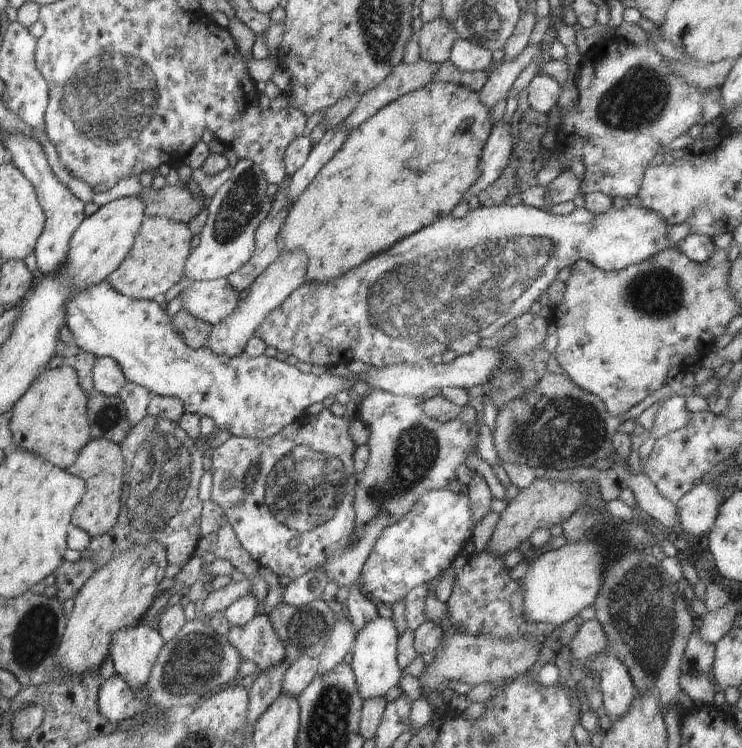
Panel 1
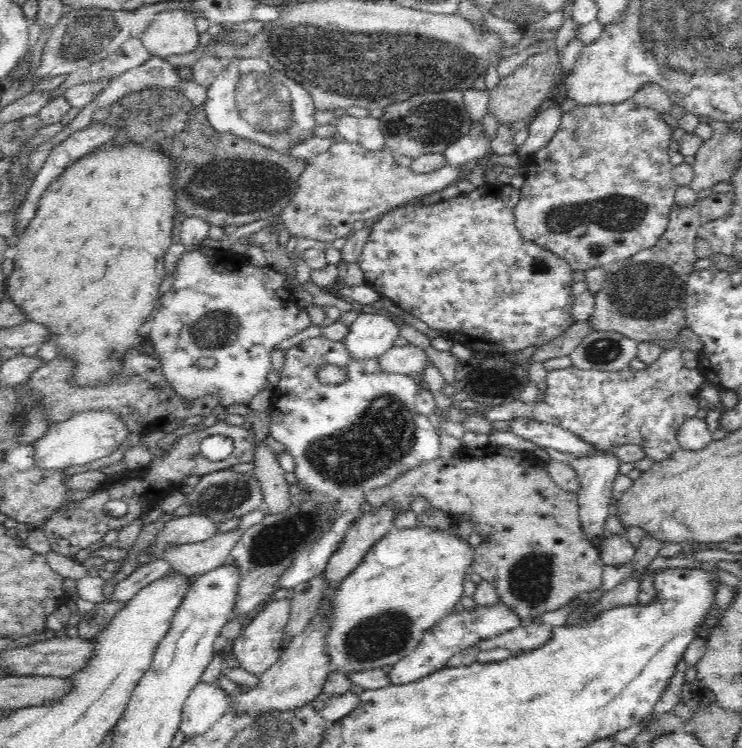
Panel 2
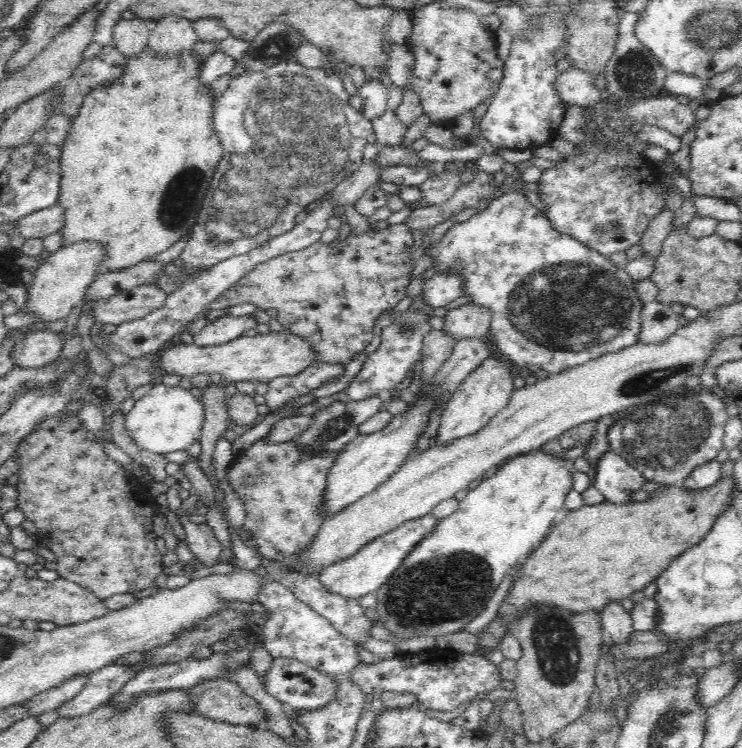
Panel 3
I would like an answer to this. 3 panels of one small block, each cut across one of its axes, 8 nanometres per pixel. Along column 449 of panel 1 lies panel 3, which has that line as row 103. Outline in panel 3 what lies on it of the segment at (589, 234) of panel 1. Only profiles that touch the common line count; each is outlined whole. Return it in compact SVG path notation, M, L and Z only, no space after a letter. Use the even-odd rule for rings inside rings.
M294 59L280 62L277 66L272 66L264 71L246 71L232 78L225 92L215 100L215 111L213 112L214 131L221 141L222 147L224 147L223 156L206 191L202 208L200 208L196 222L192 227L191 237L175 261L176 264L182 263L184 267L184 272L177 276L178 280L181 280L183 283L185 280L186 282L192 281L205 271L208 271L212 266L219 264L218 262L222 262L222 260L226 260L231 256L248 253L250 250L254 250L254 248L264 244L266 240L272 240L272 238L288 232L290 228L296 226L298 214L304 212L308 208L308 204L312 204L314 200L322 198L343 180L354 174L358 167L362 166L366 161L363 158L364 148L368 144L368 136L373 133L372 122L365 118L362 110L363 102L359 92L349 95L344 87L342 78L338 74L326 72L324 68L306 68L306 66L302 66L300 62L296 62Z

